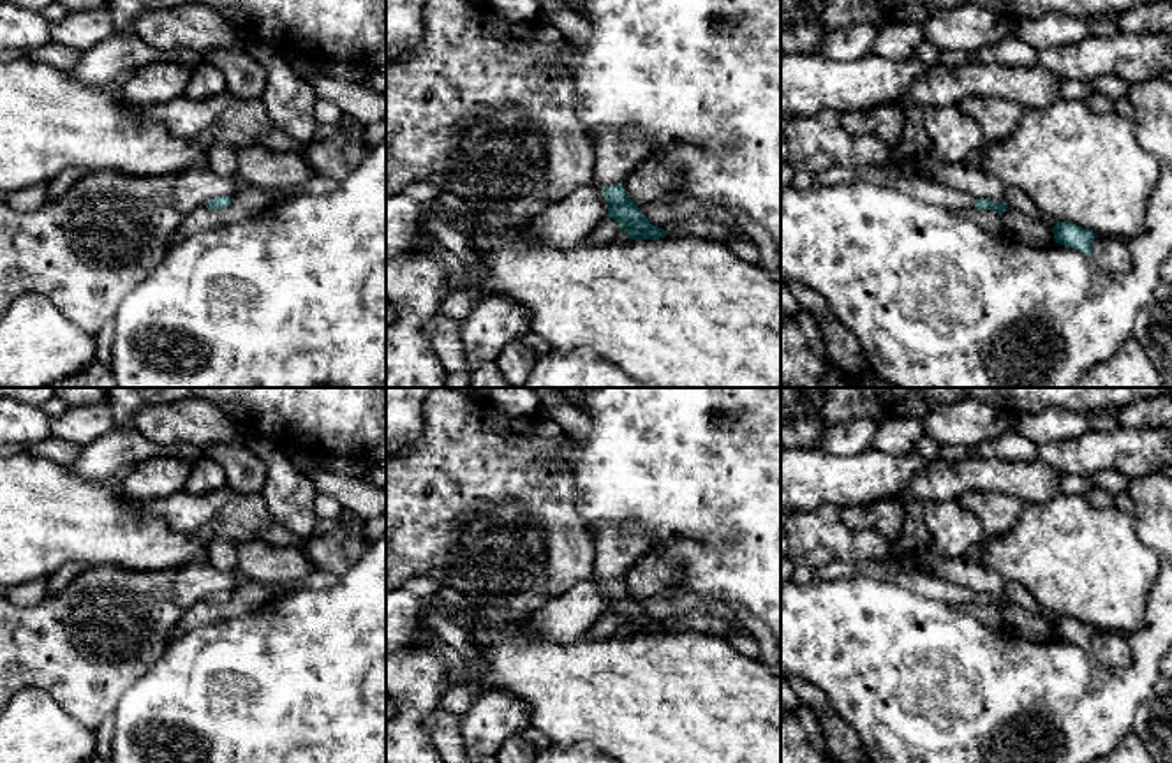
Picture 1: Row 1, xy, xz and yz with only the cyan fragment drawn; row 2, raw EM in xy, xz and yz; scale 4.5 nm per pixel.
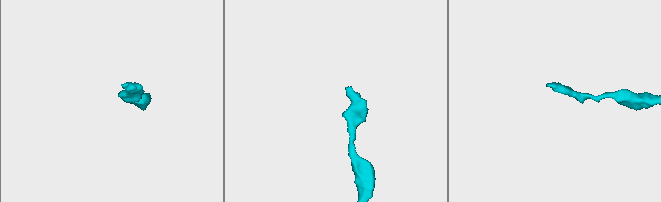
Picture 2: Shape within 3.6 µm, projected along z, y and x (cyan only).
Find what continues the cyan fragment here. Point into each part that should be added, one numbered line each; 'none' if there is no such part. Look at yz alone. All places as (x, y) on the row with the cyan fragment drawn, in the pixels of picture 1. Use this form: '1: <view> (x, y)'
none

